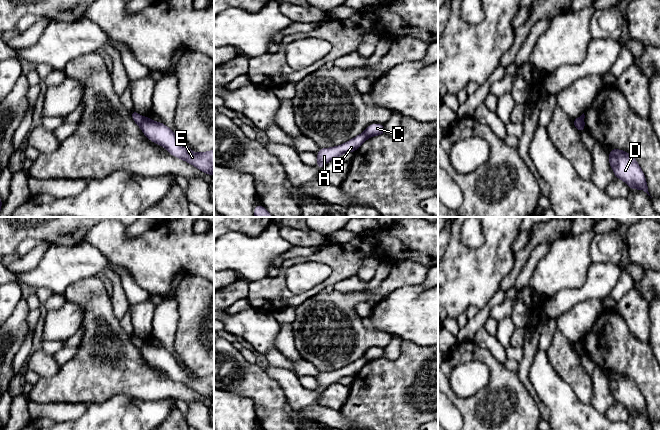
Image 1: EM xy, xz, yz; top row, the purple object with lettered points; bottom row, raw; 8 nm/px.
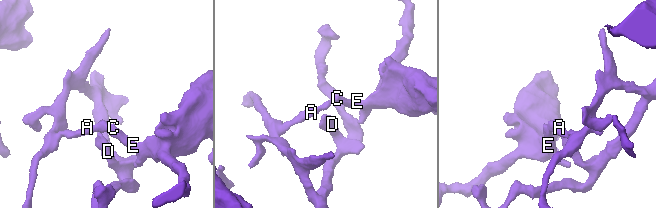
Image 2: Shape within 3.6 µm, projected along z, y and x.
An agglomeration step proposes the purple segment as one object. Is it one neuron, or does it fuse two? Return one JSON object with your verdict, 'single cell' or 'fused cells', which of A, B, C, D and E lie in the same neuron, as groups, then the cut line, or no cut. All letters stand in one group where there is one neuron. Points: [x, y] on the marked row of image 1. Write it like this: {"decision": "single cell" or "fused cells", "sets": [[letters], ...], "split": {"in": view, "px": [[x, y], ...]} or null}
{"decision": "fused cells", "sets": [["A", "B", "D"], ["C", "E"]], "split": {"in": "xy", "px": [[144, 117], [139, 126]]}}

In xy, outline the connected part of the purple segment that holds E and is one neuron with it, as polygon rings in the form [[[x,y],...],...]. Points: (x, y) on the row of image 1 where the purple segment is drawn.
[[[148,116],[143,118],[140,128],[147,139],[164,147],[172,156],[190,163],[203,173],[214,175],[214,149],[194,153],[169,127]]]

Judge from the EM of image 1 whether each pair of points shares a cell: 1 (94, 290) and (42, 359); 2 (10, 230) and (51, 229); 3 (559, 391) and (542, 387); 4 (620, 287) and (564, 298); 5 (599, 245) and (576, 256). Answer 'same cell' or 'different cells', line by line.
1: different cells
2: same cell
3: same cell
4: different cells
5: different cells

